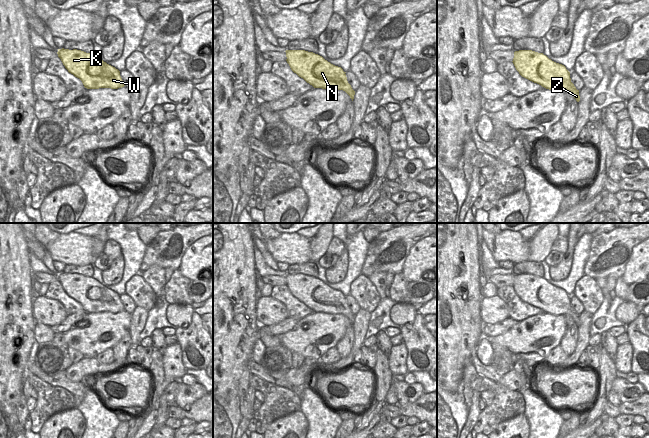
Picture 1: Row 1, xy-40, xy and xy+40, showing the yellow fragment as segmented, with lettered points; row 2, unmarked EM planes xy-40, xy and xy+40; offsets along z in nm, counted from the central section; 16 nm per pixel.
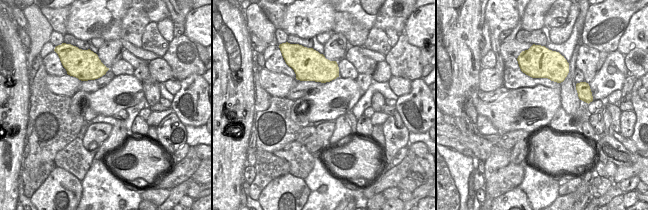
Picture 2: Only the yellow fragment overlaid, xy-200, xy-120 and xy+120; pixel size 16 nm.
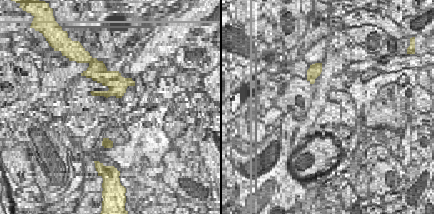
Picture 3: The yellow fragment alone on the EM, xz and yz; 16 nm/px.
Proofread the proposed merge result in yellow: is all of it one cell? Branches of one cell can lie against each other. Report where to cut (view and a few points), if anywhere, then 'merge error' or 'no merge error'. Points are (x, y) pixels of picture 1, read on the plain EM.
no cut | no merge error

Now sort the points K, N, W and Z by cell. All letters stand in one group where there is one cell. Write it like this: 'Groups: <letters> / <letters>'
Groups: K N W Z

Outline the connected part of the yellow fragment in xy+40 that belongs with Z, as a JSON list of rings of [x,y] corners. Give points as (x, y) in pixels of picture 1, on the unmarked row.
[[[532,274],[515,275],[512,286],[522,301],[549,314],[568,314],[577,326],[580,325],[579,314],[571,306],[570,296],[564,289]]]

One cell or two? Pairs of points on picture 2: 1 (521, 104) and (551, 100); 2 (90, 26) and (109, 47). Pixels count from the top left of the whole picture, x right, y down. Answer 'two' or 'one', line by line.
1: one
2: two

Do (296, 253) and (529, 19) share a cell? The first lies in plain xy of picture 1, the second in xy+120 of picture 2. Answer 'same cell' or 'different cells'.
different cells

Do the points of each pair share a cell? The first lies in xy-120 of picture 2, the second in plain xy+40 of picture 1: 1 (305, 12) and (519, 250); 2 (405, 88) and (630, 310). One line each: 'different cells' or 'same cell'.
1: same cell
2: same cell

